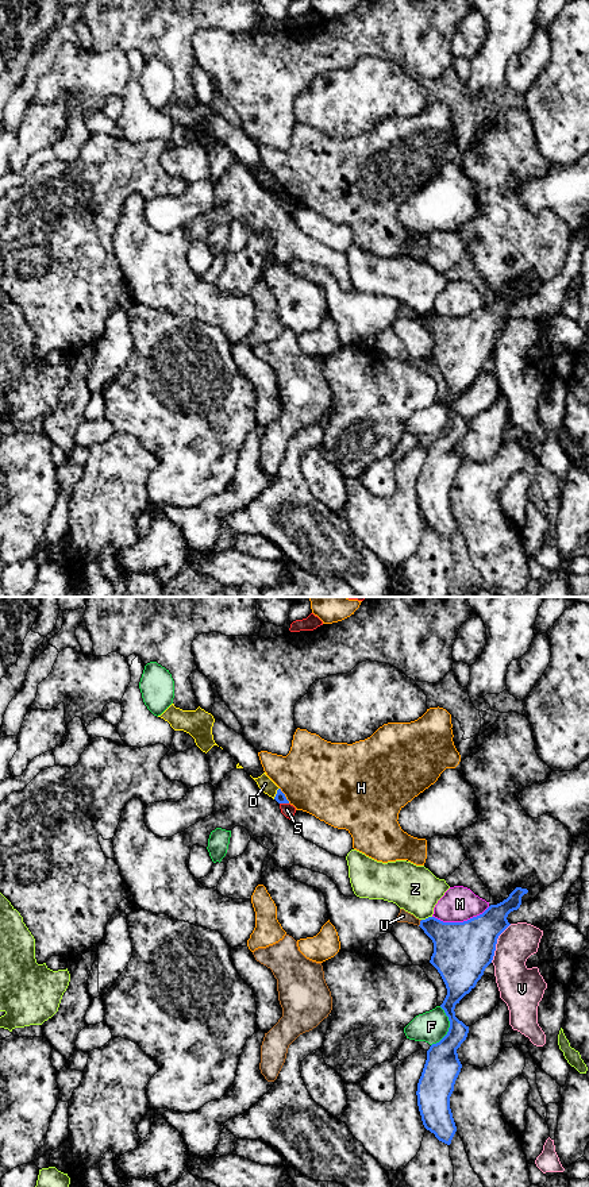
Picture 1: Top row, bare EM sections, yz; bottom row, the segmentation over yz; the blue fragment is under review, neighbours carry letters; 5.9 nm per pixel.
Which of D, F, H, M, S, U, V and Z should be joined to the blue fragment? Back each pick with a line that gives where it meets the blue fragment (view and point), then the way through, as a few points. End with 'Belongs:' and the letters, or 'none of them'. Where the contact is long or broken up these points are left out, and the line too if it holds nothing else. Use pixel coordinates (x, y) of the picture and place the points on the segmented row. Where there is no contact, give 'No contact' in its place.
Belongs: none of them

